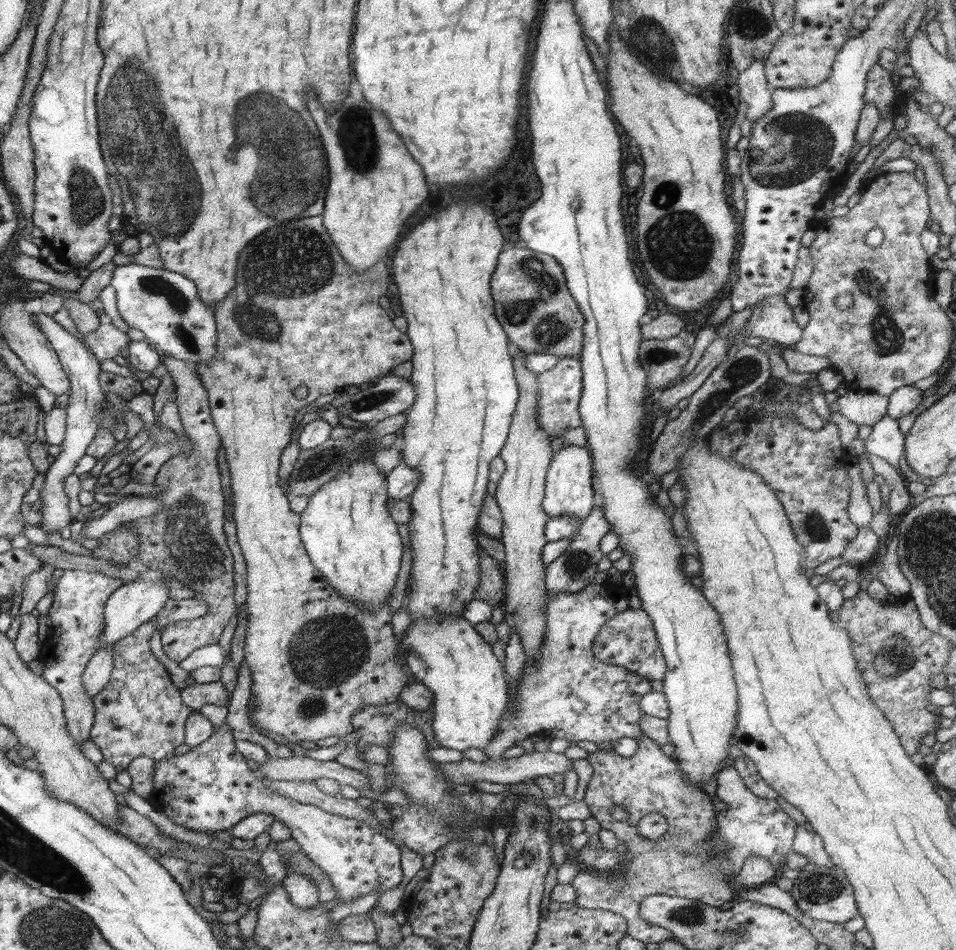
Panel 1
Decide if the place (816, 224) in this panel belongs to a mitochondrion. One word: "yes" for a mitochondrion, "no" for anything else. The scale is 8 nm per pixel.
no

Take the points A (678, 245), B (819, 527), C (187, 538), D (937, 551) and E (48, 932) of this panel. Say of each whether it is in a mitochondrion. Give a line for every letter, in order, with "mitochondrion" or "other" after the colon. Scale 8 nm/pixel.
A: mitochondrion
B: mitochondrion
C: mitochondrion
D: mitochondrion
E: mitochondrion

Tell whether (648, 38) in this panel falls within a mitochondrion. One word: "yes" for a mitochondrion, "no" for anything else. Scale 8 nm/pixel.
yes

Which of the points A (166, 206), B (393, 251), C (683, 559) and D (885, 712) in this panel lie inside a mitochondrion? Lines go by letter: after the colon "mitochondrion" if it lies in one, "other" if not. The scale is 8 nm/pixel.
A: mitochondrion
B: other
C: other
D: other

